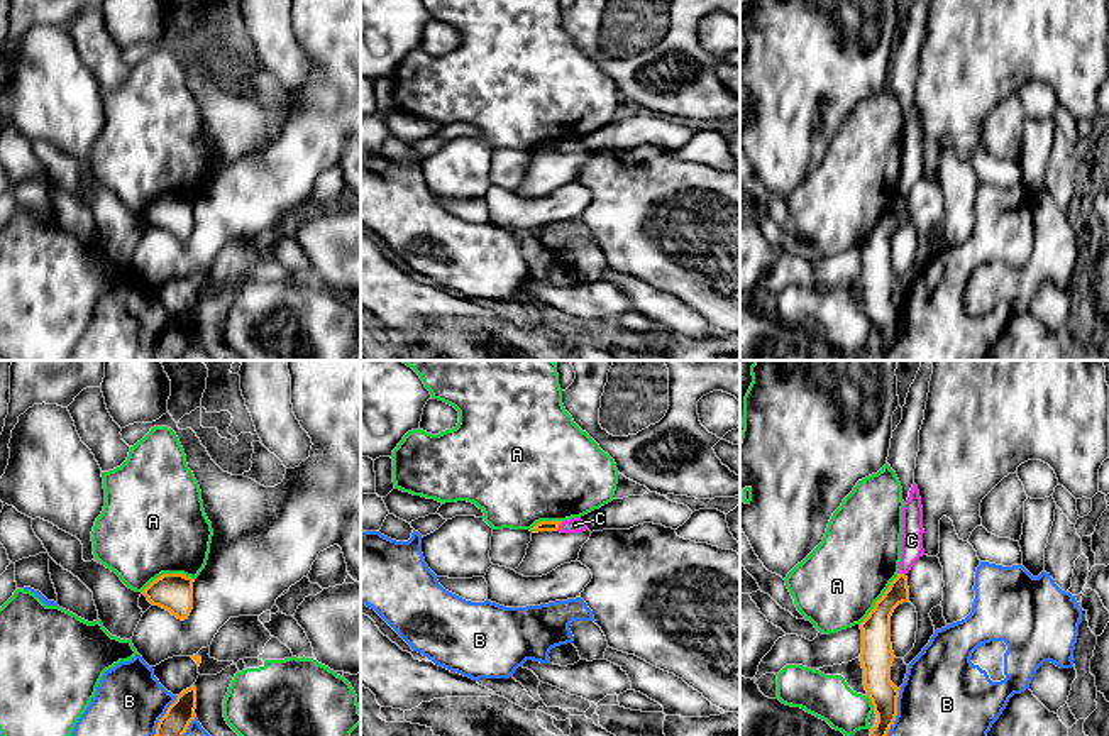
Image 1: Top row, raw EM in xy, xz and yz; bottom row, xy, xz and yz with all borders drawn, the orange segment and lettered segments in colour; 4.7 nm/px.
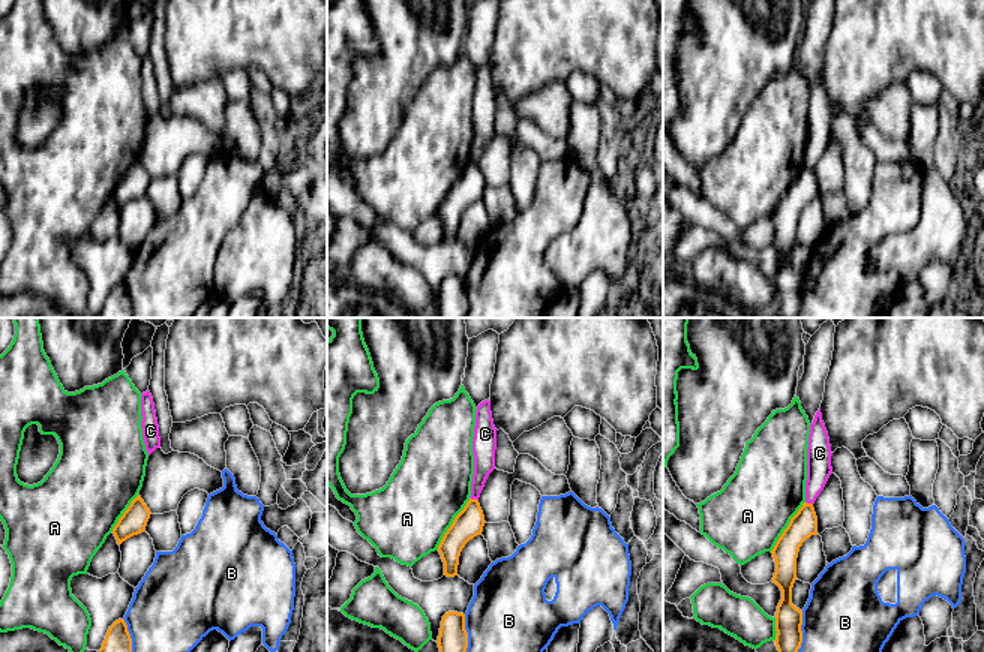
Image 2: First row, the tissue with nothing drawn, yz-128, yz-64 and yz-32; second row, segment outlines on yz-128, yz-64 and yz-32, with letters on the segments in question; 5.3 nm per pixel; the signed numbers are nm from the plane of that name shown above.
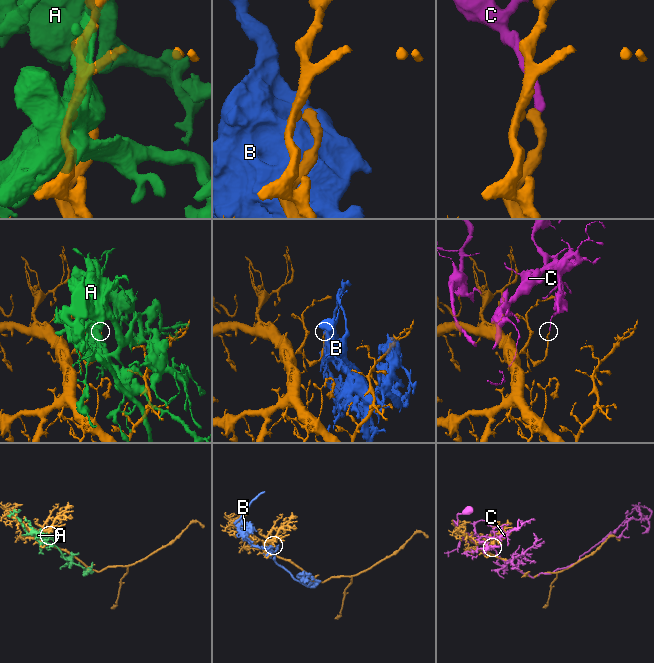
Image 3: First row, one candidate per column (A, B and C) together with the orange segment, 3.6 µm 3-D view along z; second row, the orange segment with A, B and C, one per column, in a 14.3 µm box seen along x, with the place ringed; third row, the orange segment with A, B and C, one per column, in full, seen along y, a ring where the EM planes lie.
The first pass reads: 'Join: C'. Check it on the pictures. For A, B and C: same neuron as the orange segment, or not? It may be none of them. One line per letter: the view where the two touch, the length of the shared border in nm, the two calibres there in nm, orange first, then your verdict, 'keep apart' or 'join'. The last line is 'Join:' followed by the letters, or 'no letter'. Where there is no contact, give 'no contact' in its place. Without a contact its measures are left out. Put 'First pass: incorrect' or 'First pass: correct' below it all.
A: meets orange in xy; contact 260 nm long; 180 nm thick on the orange side, 480 nm on the other; keep apart
B: meets orange in yz; contact 220 nm long; 140 nm thick on the orange side, 400 nm on the other; keep apart
C: meets orange in xz; contact 60 nm long; 50 nm thick on the orange side, 70 nm on the other; keep apart
Join: no letter
First pass: incorrect

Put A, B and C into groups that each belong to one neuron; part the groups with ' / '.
A / B / C

